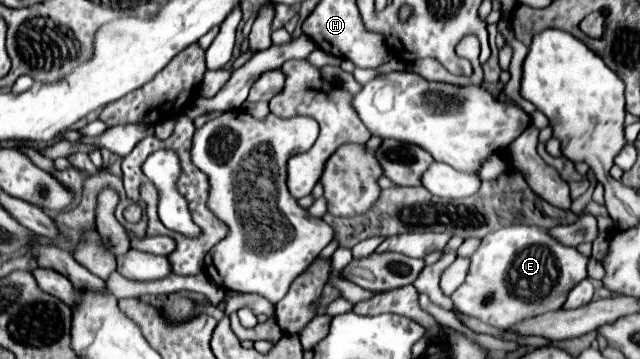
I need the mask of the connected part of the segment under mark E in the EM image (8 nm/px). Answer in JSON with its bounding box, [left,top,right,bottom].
[451,226,587,328]

